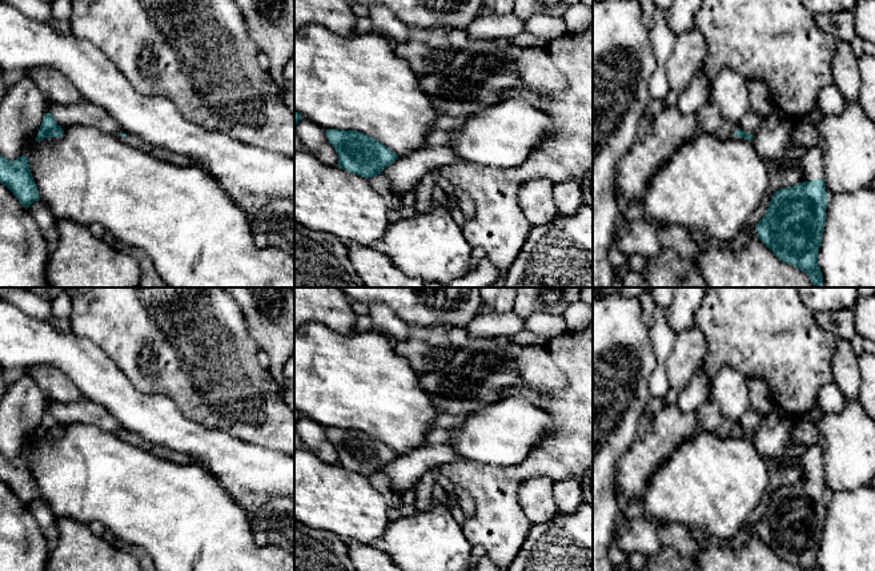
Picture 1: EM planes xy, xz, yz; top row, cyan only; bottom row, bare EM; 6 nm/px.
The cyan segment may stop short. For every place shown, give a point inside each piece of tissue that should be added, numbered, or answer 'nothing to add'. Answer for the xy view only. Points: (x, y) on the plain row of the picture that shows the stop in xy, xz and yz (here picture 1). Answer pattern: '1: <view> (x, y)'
1: xy (133, 438)

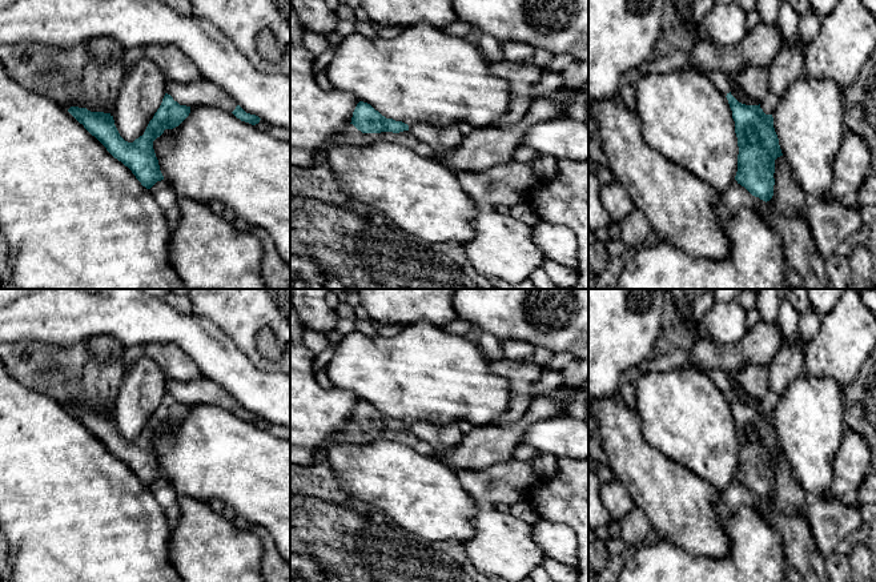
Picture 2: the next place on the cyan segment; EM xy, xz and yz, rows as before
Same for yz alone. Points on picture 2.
1: yz (720, 378)

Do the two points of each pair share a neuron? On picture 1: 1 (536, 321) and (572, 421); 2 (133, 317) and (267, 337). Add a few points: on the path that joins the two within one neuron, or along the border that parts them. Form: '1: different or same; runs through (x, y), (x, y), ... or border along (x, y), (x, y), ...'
1: different; border along (568, 330), (549, 341)
2: different; border along (239, 305), (247, 330), (260, 349)

